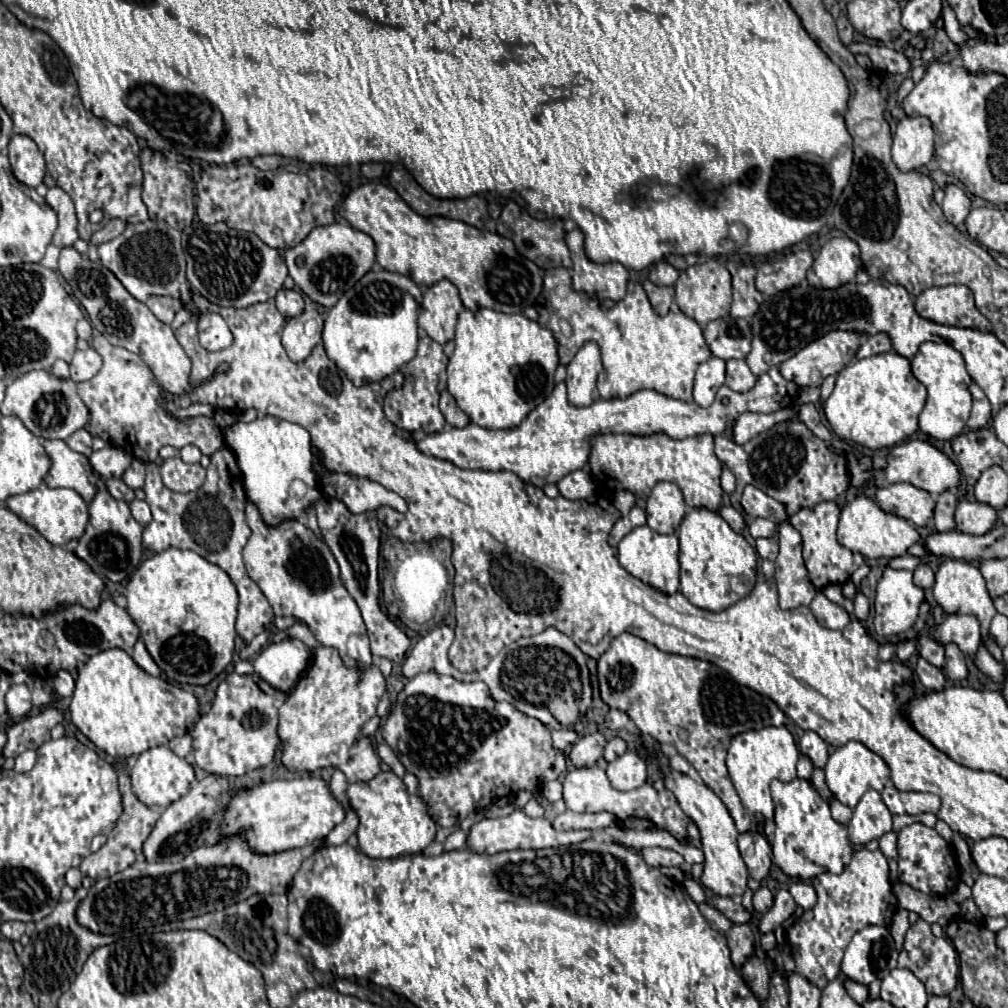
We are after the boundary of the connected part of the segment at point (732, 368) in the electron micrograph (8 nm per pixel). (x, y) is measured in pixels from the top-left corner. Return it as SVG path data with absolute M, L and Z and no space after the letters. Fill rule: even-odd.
M727 359L725 363L727 363L727 377L725 377L727 387L745 393L755 385L757 377L751 373L751 369L743 359Z

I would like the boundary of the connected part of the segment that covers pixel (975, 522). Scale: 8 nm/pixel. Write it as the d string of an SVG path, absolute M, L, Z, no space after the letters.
M959 501L957 511L955 511L955 521L957 529L961 533L969 535L983 535L995 529L997 525L997 511L991 509L991 505L983 505L979 501Z

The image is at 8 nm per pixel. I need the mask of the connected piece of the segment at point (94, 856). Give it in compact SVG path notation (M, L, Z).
M117 765L117 771L119 771L119 791L123 795L123 815L119 817L117 825L113 827L113 831L107 835L107 843L97 851L97 853L91 853L89 857L83 859L83 863L79 865L81 873L91 877L91 879L101 879L101 877L111 877L123 869L127 869L131 863L135 863L137 855L141 855L141 845L143 841L149 837L151 829L155 827L157 819L161 817L161 811L159 809L151 809L147 805L143 805L131 791L131 783L129 783L129 775L127 775L127 769L123 765Z

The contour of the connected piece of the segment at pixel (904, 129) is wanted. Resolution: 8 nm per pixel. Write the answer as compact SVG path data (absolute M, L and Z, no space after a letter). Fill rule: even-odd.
M903 117L893 135L893 161L901 171L925 167L933 157L933 127L927 117Z

